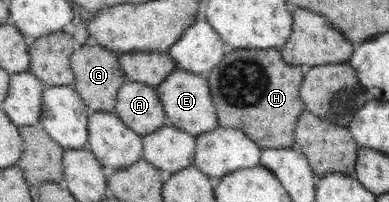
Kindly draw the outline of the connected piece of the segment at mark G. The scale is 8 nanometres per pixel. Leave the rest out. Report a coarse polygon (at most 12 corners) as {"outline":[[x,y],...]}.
{"outline":[[103,45],[73,55],[73,85],[96,111],[116,109],[129,81]]}

